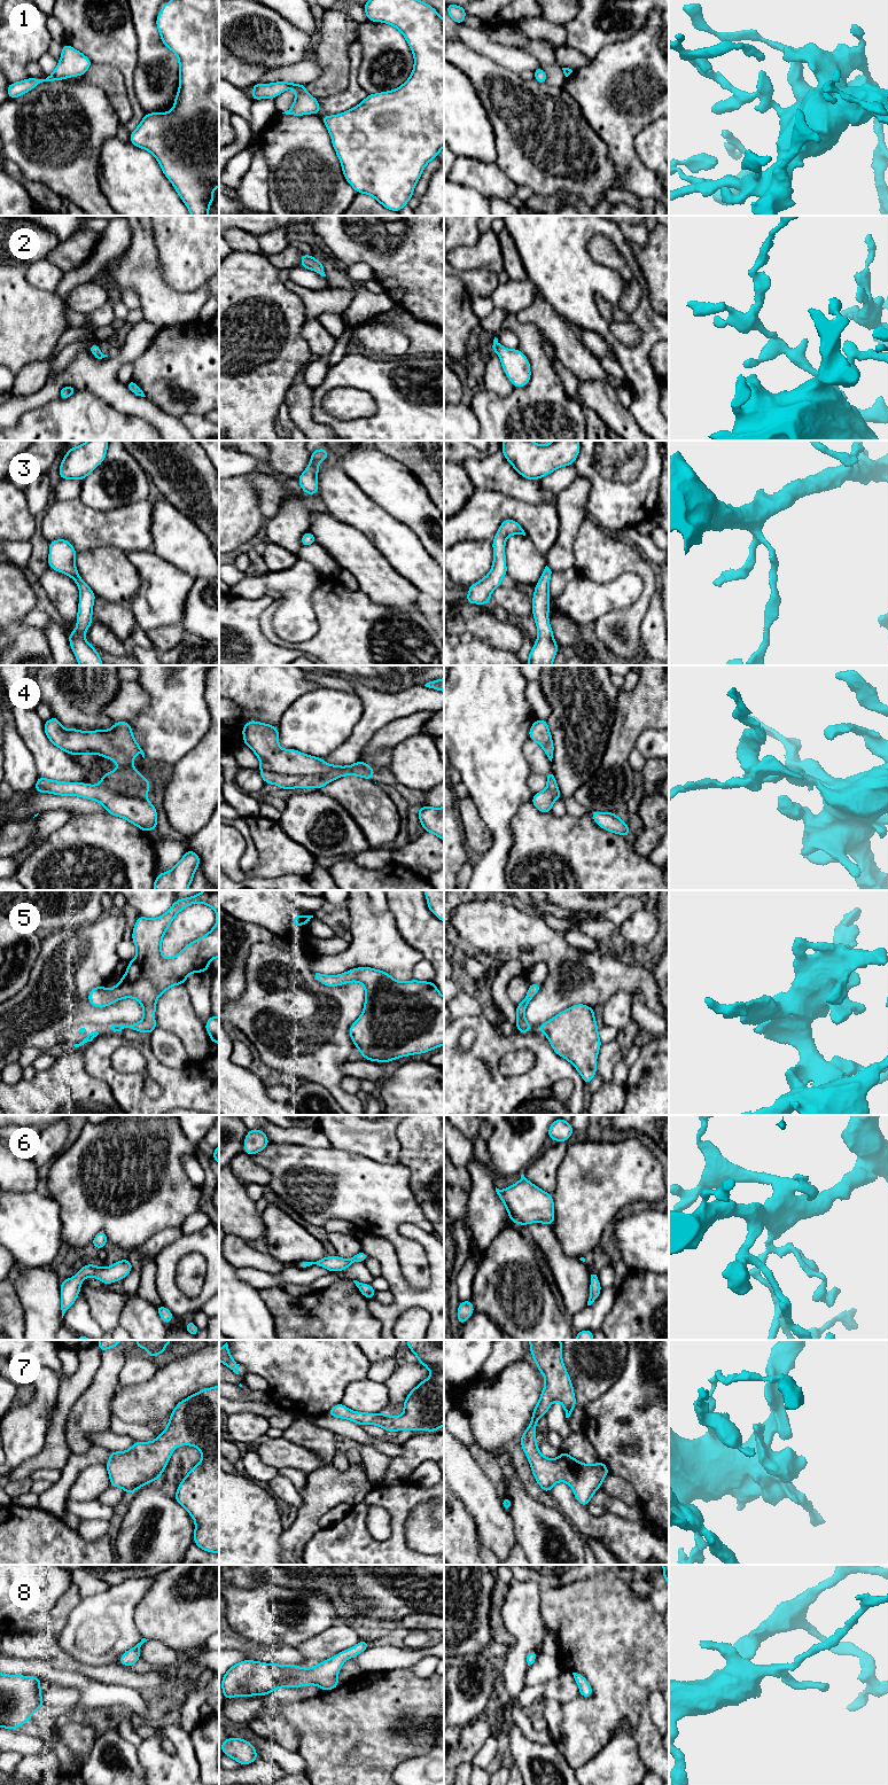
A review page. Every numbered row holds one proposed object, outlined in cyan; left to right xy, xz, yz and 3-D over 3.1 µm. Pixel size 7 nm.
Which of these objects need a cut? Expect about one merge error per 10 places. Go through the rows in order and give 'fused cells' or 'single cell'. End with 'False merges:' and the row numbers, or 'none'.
1: single cell
2: single cell
3: single cell
4: single cell
5: single cell
6: single cell
7: single cell
8: single cell
False merges: none

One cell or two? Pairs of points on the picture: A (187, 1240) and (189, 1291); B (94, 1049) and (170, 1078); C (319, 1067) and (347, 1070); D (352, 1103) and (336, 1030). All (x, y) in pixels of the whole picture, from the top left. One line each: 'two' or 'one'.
A: two
B: one
C: two
D: one

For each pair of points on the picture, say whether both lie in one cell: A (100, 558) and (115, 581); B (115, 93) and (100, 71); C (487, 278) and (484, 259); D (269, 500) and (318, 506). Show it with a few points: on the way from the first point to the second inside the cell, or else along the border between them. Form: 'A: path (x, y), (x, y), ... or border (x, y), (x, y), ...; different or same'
A: path (100, 563), (110, 575); same
B: path (114, 87), (106, 77); same
C: border (457, 267), (461, 270), (489, 269), (498, 274); different
D: path (281, 491), (297, 491), (305, 498); same

